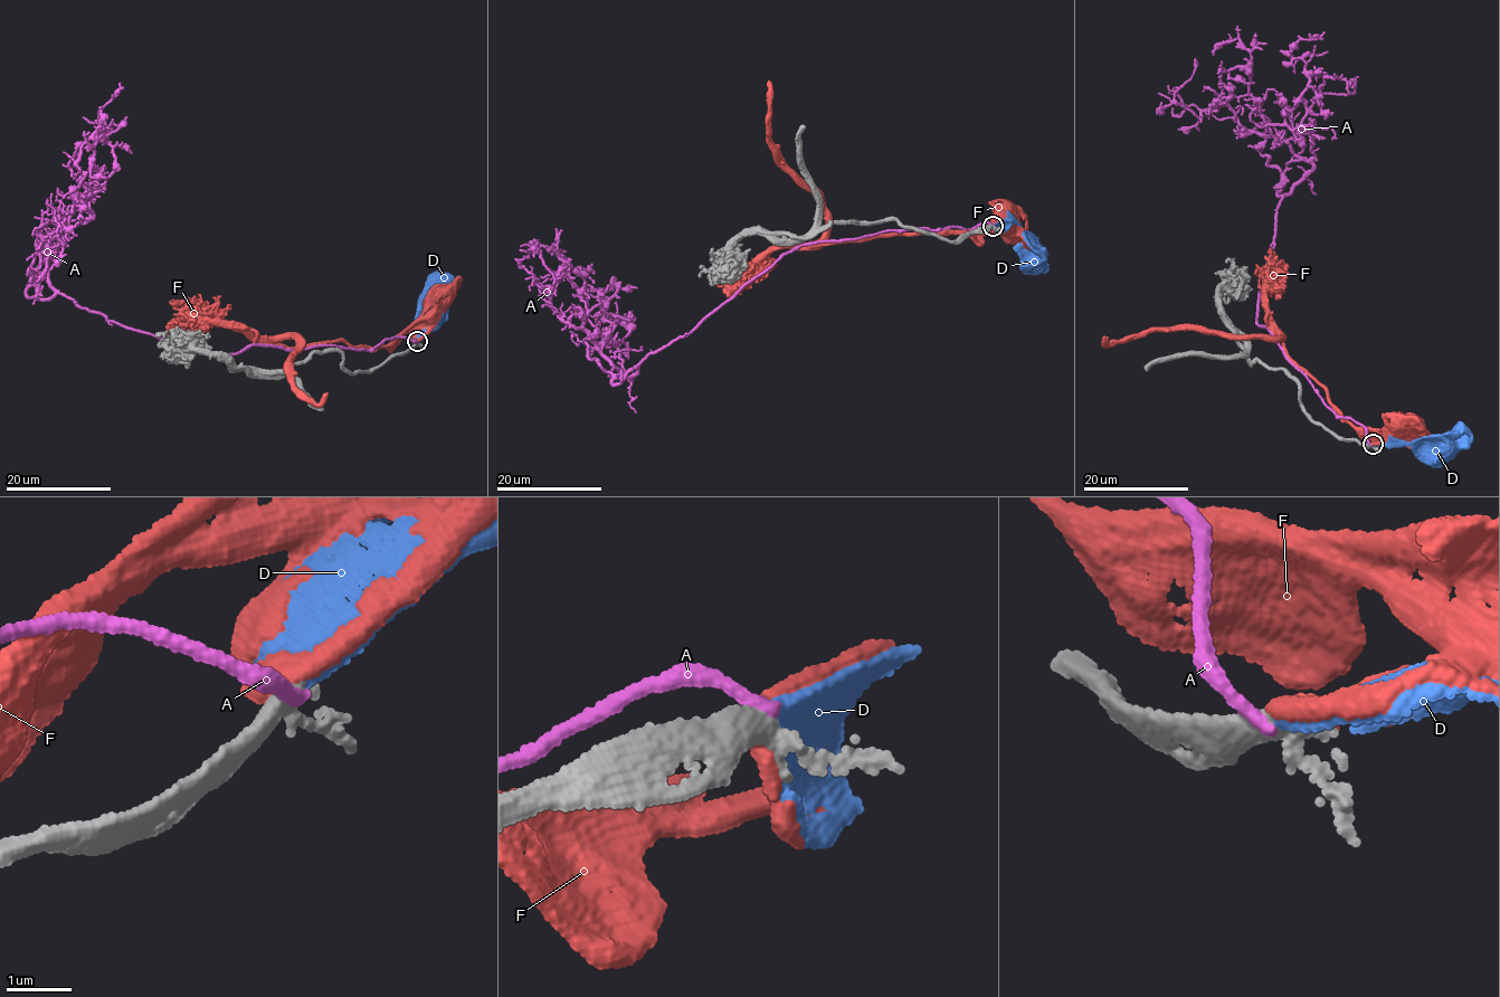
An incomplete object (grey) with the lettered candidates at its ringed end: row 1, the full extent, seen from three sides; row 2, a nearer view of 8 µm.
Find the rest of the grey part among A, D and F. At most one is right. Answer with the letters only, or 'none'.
D

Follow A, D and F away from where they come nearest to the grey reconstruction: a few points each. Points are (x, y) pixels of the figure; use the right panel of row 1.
A: (1373, 444), (1255, 322), (1278, 205), (1312, 170), (1256, 124), (1284, 123), (1308, 78), (1291, 47), (1325, 31)
D: (1374, 444), (1386, 439), (1396, 446), (1405, 446), (1446, 439), (1452, 444), (1450, 447)
F: (1373, 445), (1413, 425)

